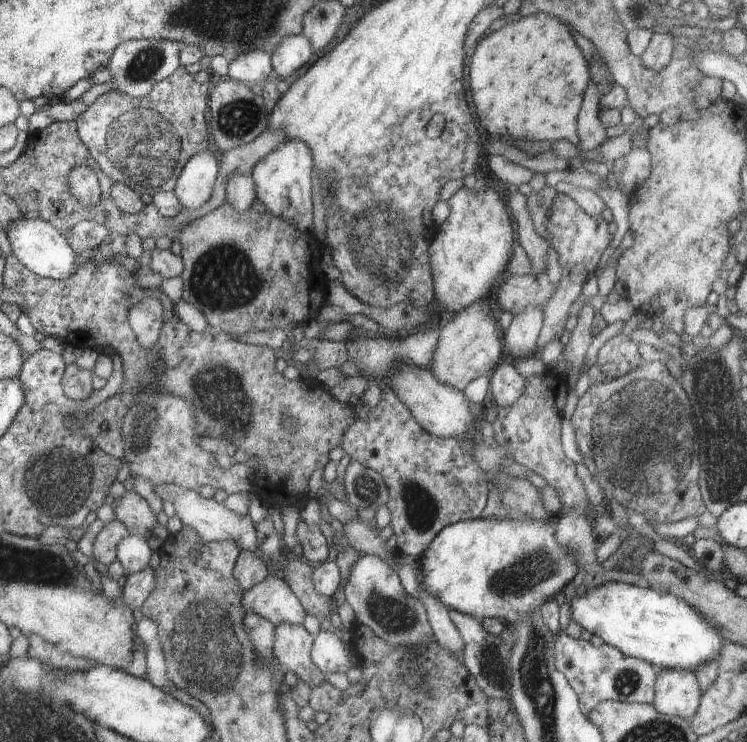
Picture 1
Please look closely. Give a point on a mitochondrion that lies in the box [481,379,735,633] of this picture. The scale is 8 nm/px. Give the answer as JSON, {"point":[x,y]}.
{"point":[535,568]}

